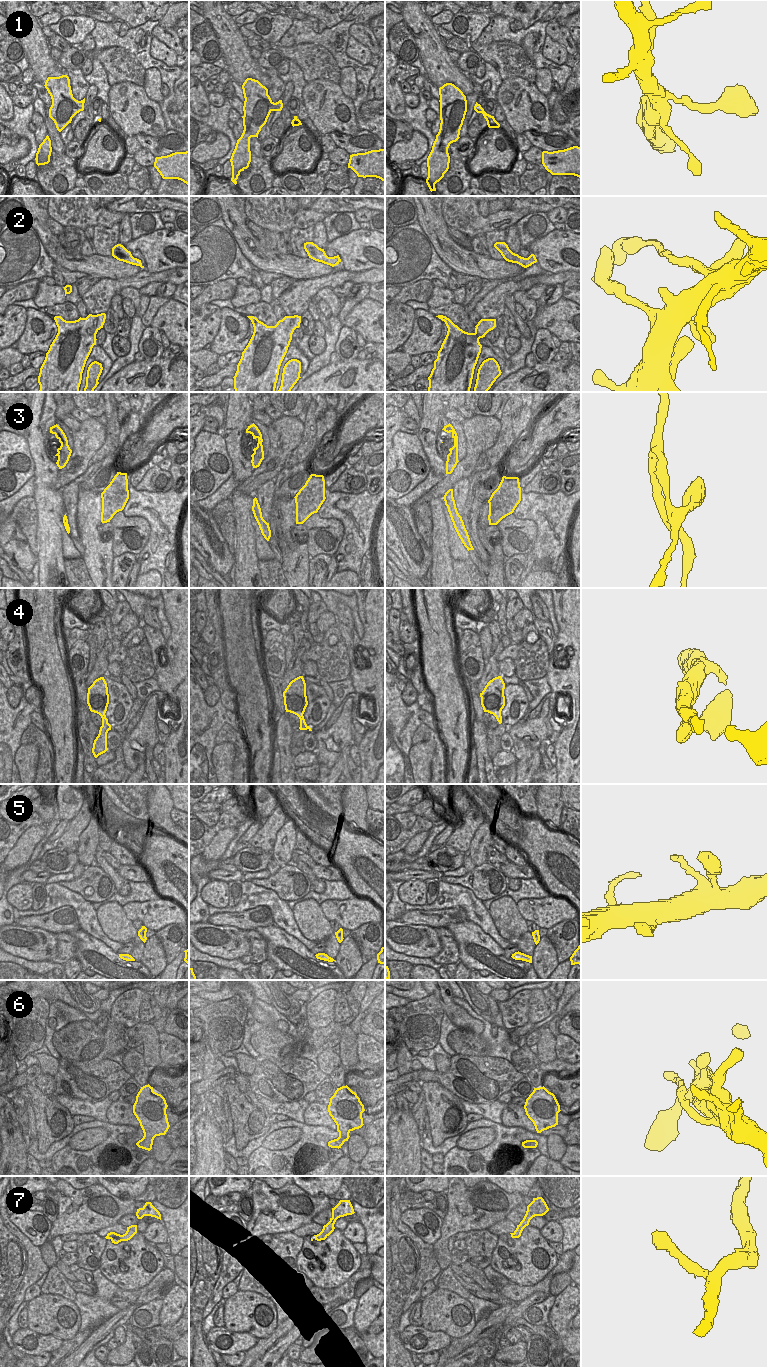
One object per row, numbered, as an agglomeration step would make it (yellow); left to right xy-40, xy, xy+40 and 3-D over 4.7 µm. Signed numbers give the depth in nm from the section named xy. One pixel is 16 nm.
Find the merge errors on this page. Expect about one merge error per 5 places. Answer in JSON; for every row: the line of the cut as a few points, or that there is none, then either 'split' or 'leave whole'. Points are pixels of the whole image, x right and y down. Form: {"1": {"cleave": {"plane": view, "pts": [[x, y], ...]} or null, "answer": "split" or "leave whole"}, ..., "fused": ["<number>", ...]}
{"1": {"cleave": null, "answer": "leave whole"}, "2": {"cleave": null, "answer": "leave whole"}, "3": {"cleave": {"plane": "xy-40", "pts": [[59, 438], [66, 440]]}, "answer": "split"}, "4": {"cleave": null, "answer": "leave whole"}, "5": {"cleave": null, "answer": "leave whole"}, "6": {"cleave": null, "answer": "leave whole"}, "7": {"cleave": null, "answer": "leave whole"}, "fused": ["3"]}

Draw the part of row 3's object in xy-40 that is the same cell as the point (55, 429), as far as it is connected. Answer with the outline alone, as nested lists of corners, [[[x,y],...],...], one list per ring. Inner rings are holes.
[[[56,424],[50,427],[50,433],[54,434],[57,439],[61,439],[62,441],[66,441],[66,435],[63,430]]]

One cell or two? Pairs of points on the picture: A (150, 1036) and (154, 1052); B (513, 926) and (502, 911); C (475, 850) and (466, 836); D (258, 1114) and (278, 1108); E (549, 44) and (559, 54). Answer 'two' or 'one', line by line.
A: one
B: one
C: two
D: two
E: one

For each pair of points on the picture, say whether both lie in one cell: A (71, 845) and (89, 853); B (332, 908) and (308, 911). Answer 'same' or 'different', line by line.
A: different
B: different

